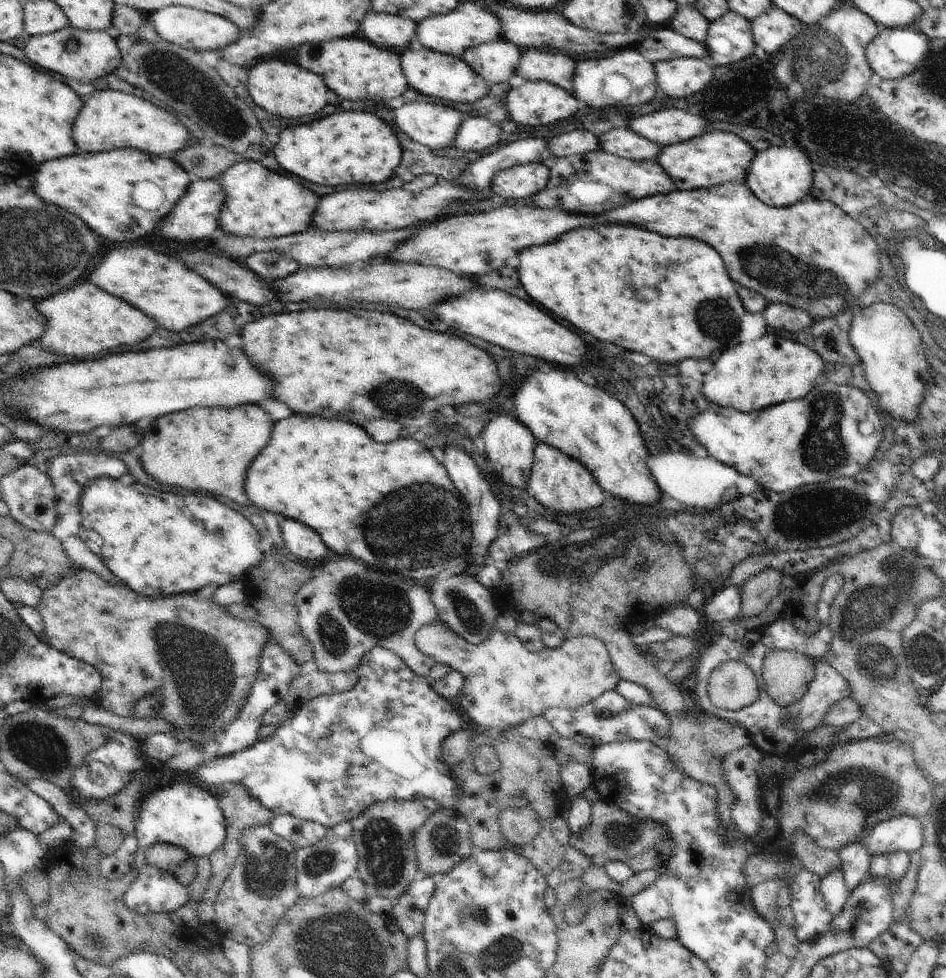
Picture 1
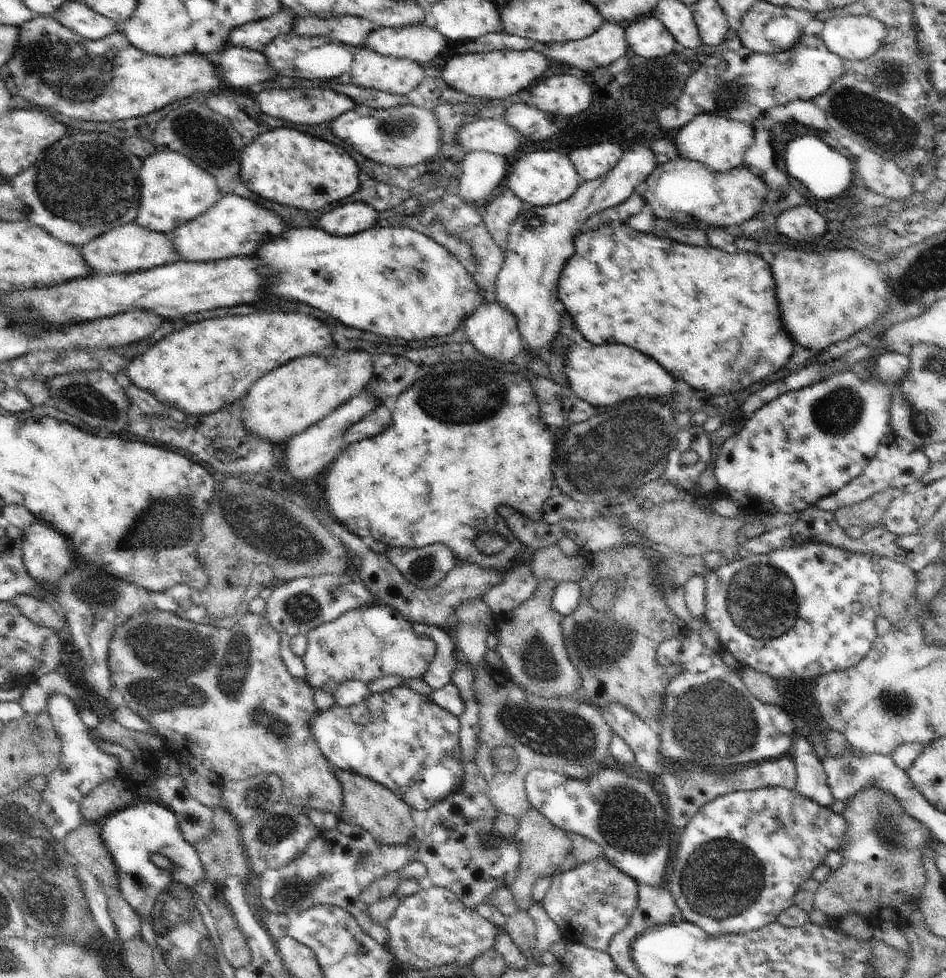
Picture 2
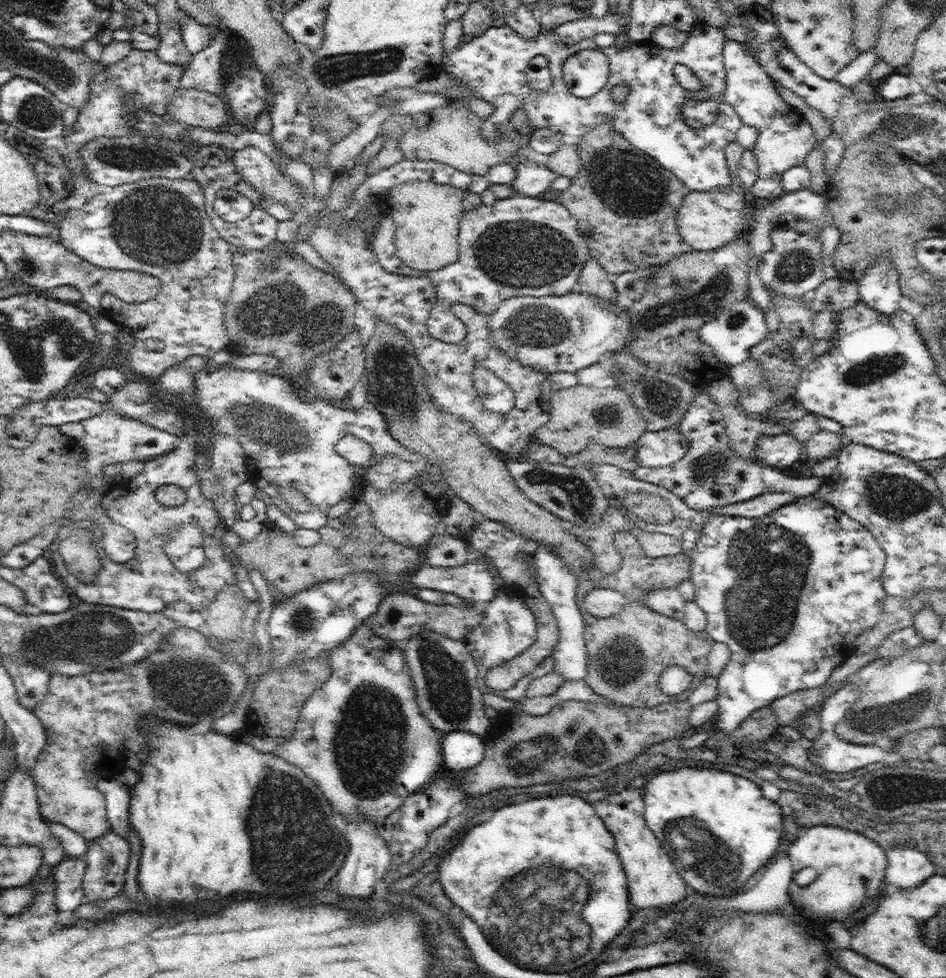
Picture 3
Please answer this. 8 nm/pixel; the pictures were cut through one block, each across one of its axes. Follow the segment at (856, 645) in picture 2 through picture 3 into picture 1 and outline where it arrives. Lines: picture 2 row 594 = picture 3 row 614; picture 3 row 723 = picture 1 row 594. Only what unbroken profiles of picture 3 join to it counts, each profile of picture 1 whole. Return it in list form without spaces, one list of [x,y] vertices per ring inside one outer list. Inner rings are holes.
[[[728,585],[708,598],[702,614],[713,623],[724,623],[737,618],[740,613],[742,587]]]

